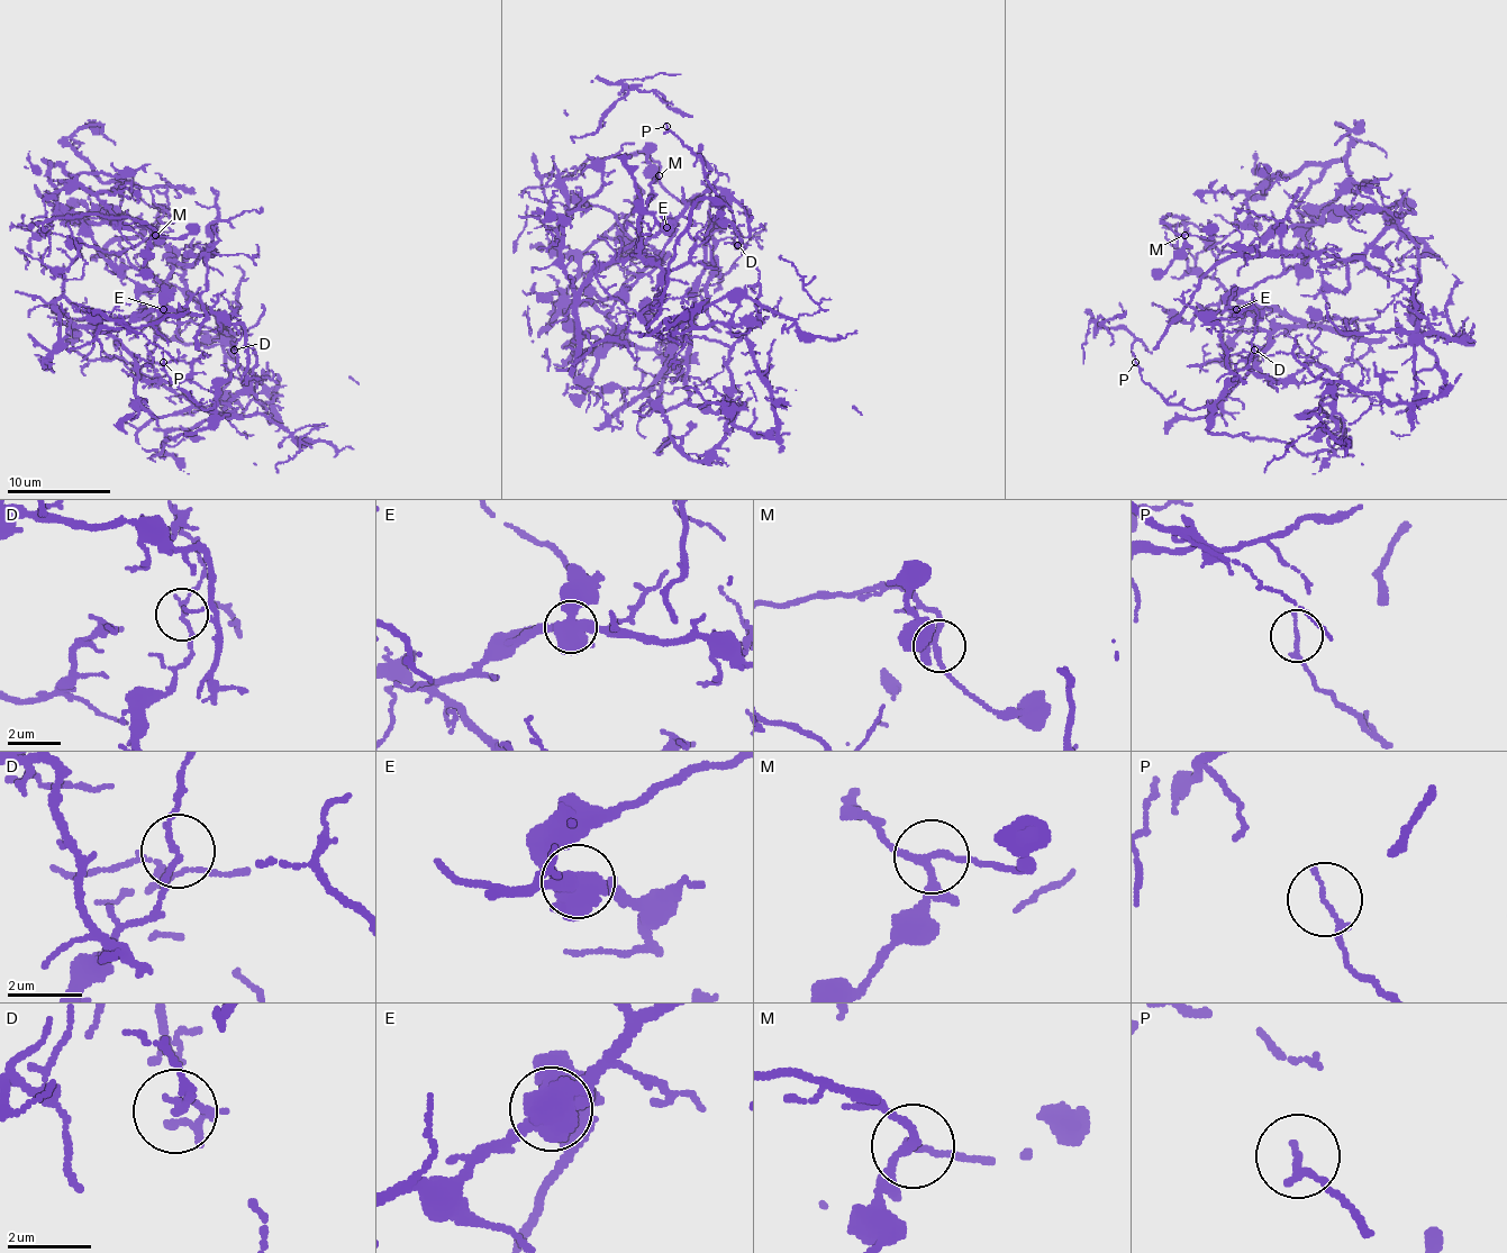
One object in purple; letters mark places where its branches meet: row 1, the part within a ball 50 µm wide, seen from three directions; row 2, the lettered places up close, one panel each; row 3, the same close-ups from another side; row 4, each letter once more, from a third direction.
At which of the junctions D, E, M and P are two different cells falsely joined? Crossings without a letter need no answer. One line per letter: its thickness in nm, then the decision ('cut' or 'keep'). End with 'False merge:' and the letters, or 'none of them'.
D: 150 nm thick; cut
E: 600 nm thick; cut
M: 180 nm thick; keep
P: 160 nm thick; keep
False merge: D, E

